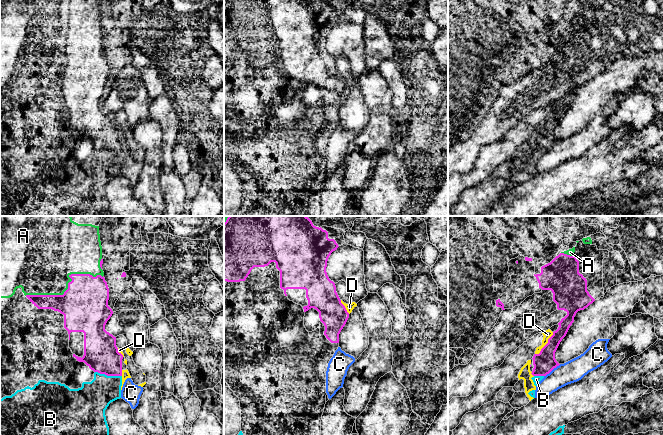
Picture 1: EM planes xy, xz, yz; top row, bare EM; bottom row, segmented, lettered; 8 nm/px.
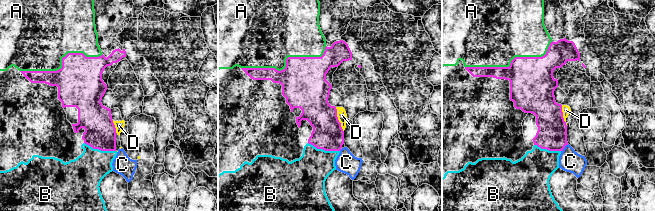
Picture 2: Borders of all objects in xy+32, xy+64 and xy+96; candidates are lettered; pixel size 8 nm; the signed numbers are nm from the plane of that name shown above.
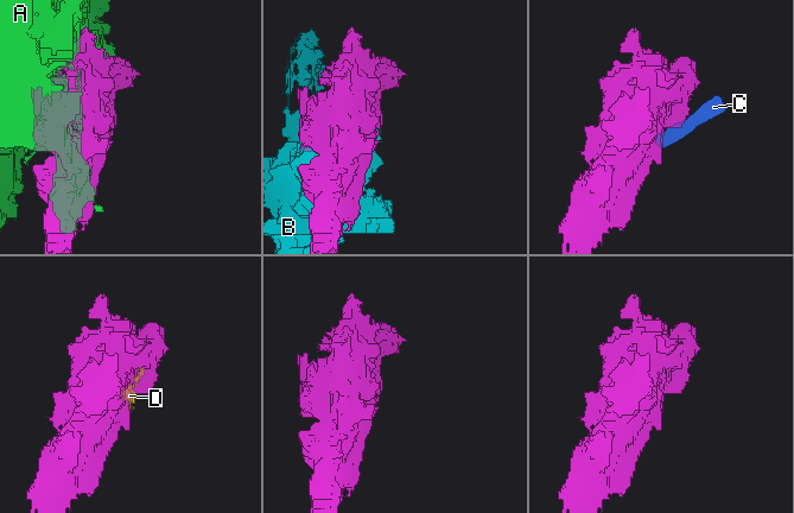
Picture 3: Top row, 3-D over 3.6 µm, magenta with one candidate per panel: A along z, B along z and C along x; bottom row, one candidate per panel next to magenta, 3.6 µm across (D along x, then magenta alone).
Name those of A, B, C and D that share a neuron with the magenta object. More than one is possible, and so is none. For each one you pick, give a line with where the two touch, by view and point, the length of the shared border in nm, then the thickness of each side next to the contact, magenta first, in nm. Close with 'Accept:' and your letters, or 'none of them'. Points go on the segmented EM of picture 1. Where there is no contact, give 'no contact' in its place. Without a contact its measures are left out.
Accept: none of them

